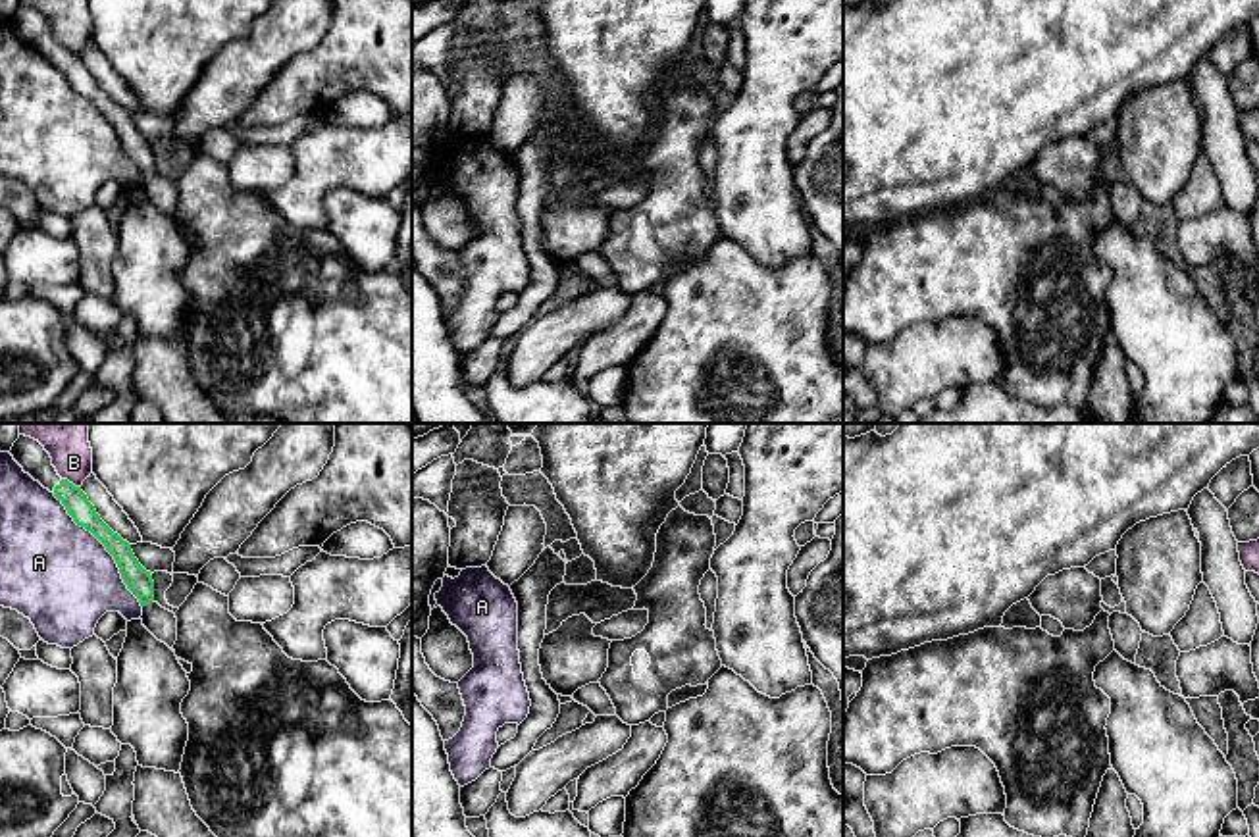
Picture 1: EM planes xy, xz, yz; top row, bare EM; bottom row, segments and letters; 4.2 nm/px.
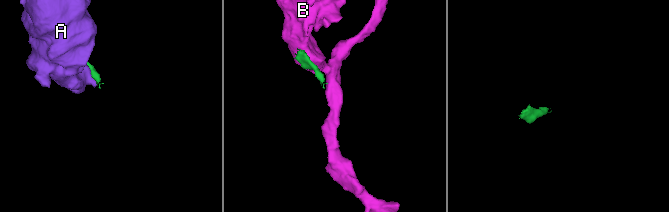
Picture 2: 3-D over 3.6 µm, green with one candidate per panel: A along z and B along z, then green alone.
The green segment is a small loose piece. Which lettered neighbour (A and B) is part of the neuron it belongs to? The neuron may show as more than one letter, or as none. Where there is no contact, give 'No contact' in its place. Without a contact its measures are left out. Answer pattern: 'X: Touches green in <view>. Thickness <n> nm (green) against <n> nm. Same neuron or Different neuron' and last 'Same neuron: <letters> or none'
A: Touches green in xy. Thickness 110 nm (green) against 440 nm. Different neuron
B: Touches green in xy. Thickness 100 nm (green) against 170 nm. Different neuron
Same neuron: none

